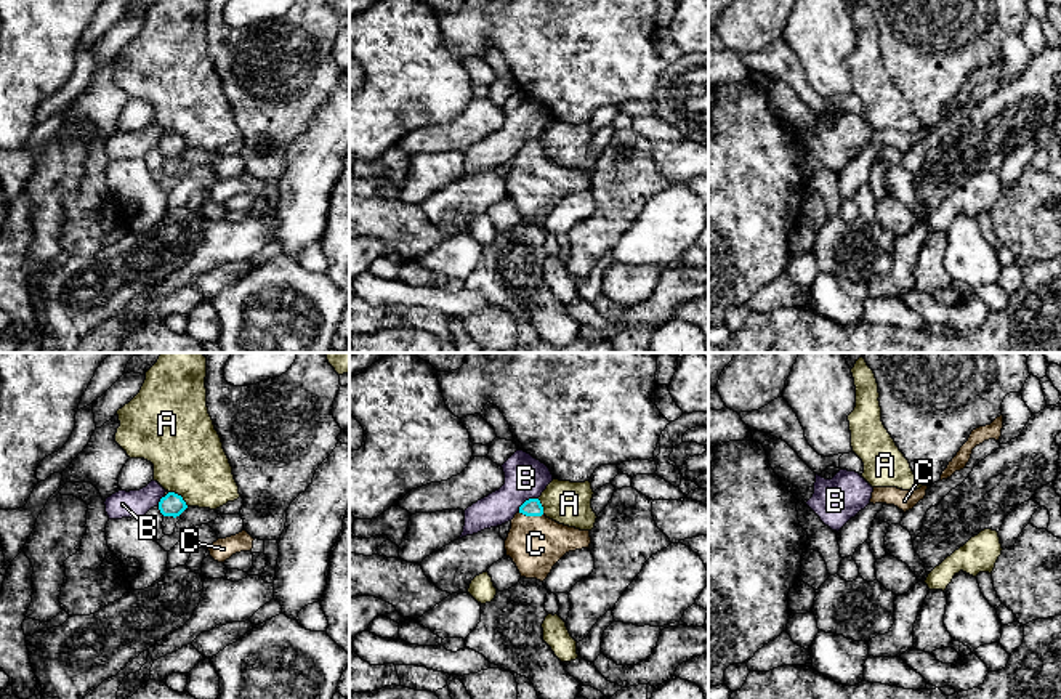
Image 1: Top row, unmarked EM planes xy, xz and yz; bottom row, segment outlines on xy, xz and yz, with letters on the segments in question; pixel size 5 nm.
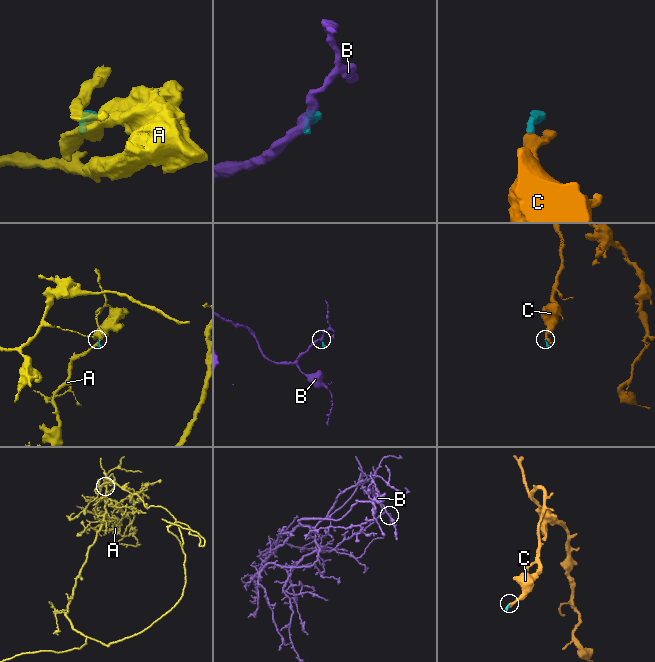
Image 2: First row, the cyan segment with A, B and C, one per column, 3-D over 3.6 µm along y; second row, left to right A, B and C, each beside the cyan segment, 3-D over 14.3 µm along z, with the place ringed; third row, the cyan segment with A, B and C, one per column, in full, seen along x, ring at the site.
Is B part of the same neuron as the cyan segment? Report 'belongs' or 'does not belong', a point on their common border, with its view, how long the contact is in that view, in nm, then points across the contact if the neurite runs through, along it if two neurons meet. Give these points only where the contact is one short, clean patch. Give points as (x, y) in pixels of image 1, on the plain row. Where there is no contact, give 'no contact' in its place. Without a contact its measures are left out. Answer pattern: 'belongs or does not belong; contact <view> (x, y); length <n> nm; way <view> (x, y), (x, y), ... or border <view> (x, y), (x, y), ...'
does not belong; contact xz (526, 141); length 120 nm; border xz (537, 138), (529, 138), (518, 151)

